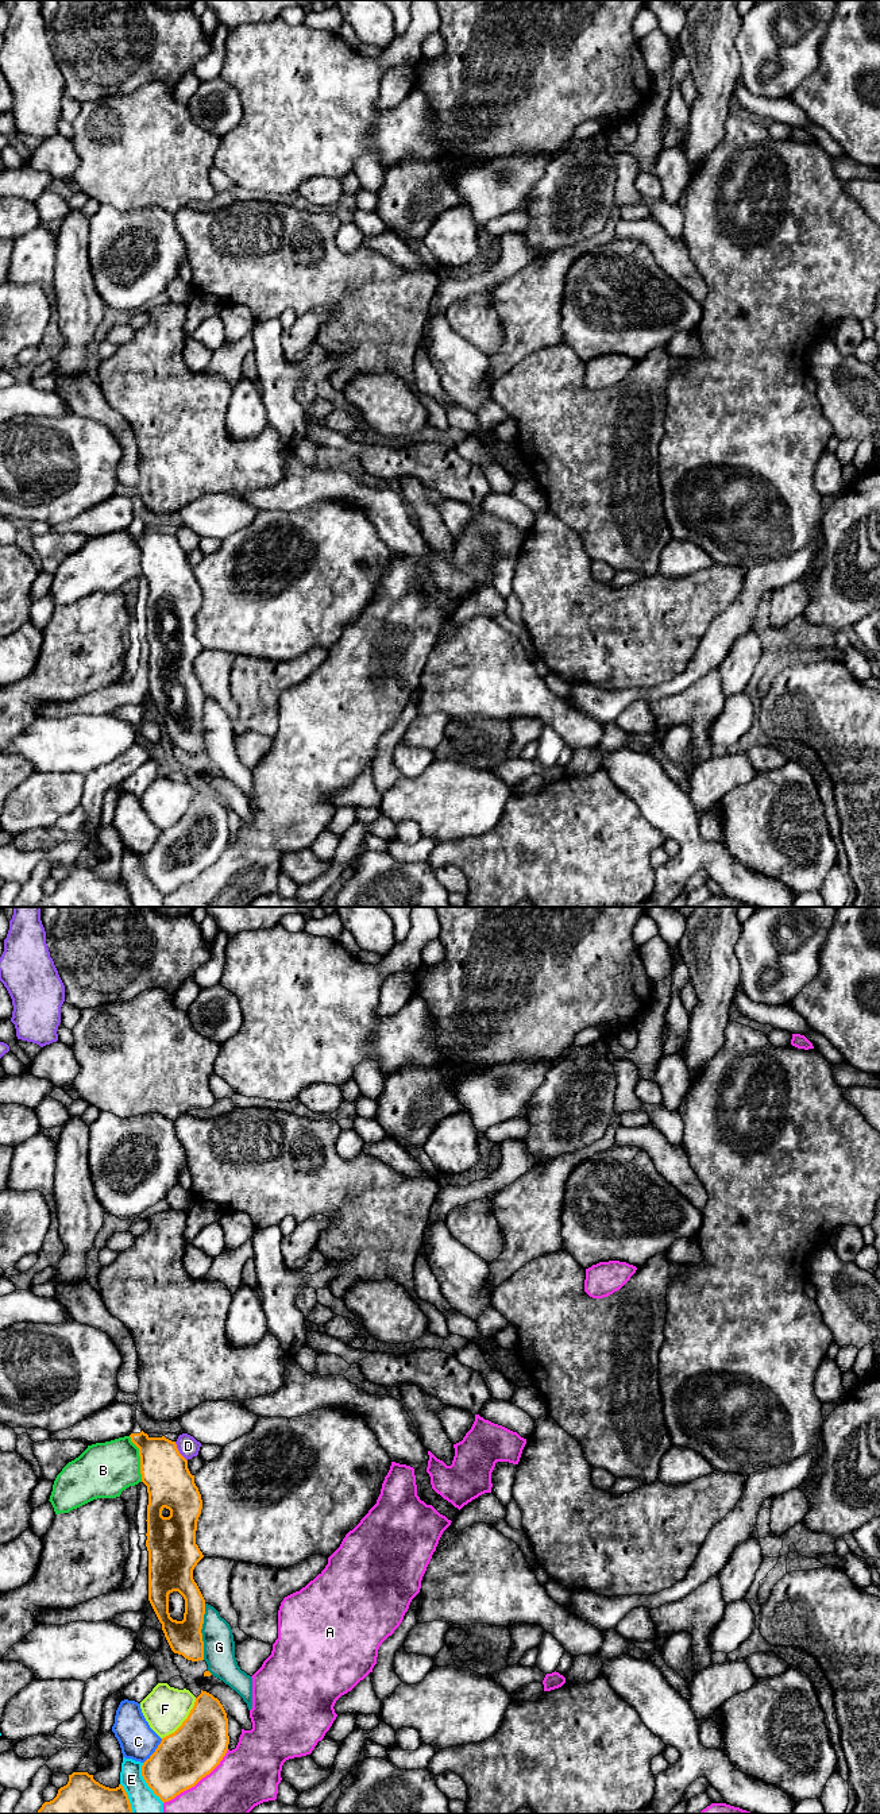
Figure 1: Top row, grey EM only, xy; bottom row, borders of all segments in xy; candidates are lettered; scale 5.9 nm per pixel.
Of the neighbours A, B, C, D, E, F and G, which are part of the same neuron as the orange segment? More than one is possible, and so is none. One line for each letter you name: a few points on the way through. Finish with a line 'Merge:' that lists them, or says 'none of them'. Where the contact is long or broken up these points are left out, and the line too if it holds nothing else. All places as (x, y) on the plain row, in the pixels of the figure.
Merge: G

